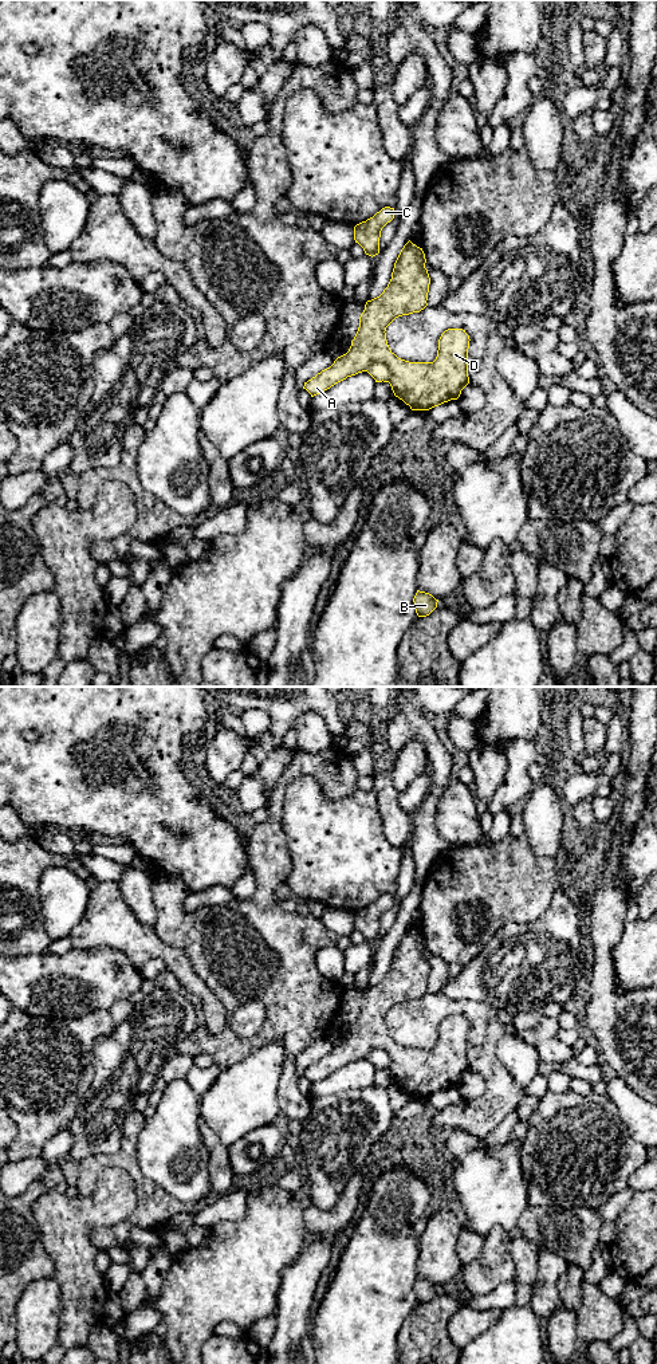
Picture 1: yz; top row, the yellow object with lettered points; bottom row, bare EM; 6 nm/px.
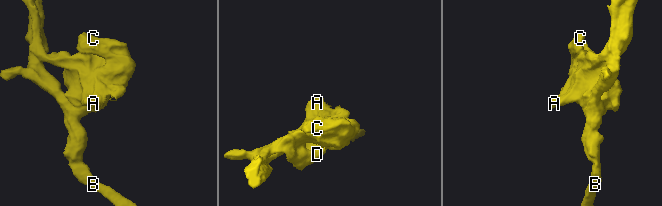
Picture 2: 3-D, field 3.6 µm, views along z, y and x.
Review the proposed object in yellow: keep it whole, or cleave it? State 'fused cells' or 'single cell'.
fused cells

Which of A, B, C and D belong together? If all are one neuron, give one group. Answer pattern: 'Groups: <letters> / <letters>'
Groups: A C D / B

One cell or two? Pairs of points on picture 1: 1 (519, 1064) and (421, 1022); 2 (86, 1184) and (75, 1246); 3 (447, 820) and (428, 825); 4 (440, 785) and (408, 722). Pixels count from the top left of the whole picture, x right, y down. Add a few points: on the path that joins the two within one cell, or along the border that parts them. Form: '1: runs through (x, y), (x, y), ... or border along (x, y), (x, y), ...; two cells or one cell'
1: border along (504, 1033), (496, 1046), (496, 1057), (515, 1080); two cells
2: border along (103, 1168), (95, 1187), (81, 1195); two cells
3: border along (443, 791), (437, 804), (436, 829), (447, 842); two cells
4: runs through (440, 769), (436, 749), (424, 736); one cell

